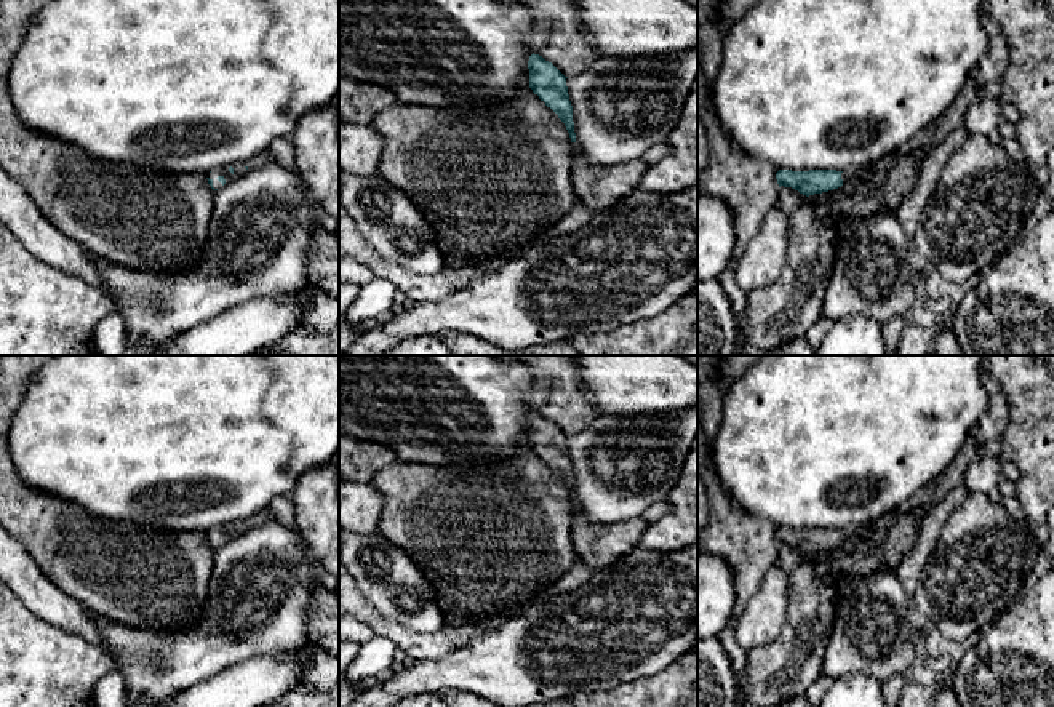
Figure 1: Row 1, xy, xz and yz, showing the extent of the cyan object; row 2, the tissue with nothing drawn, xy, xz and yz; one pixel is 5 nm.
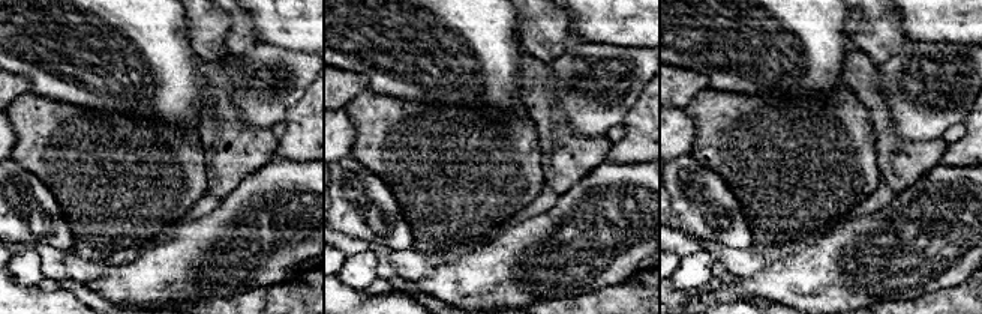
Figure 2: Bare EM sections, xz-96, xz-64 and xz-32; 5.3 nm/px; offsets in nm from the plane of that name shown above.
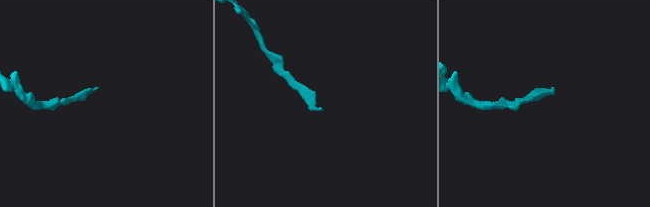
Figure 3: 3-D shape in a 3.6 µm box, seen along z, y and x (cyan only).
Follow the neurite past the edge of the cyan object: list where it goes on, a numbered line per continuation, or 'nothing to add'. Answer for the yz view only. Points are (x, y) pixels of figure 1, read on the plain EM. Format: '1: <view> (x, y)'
1: yz (850, 535)

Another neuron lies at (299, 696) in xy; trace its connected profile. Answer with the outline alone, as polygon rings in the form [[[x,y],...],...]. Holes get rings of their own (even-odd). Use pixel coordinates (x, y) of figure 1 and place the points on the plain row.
[[[339,683],[326,691],[294,688],[264,707],[339,707]]]

